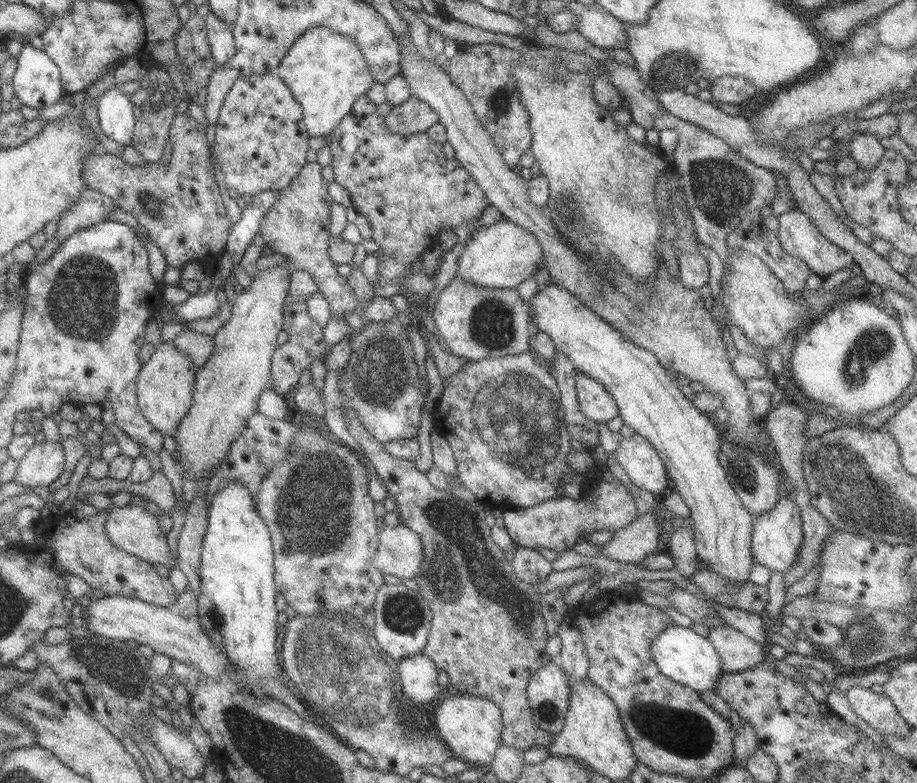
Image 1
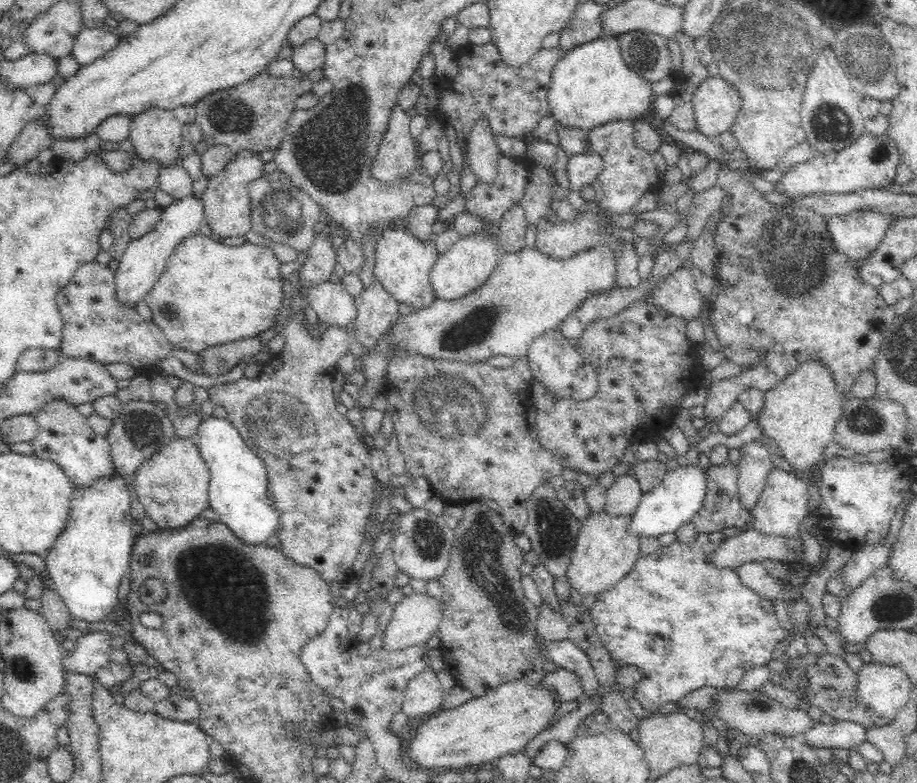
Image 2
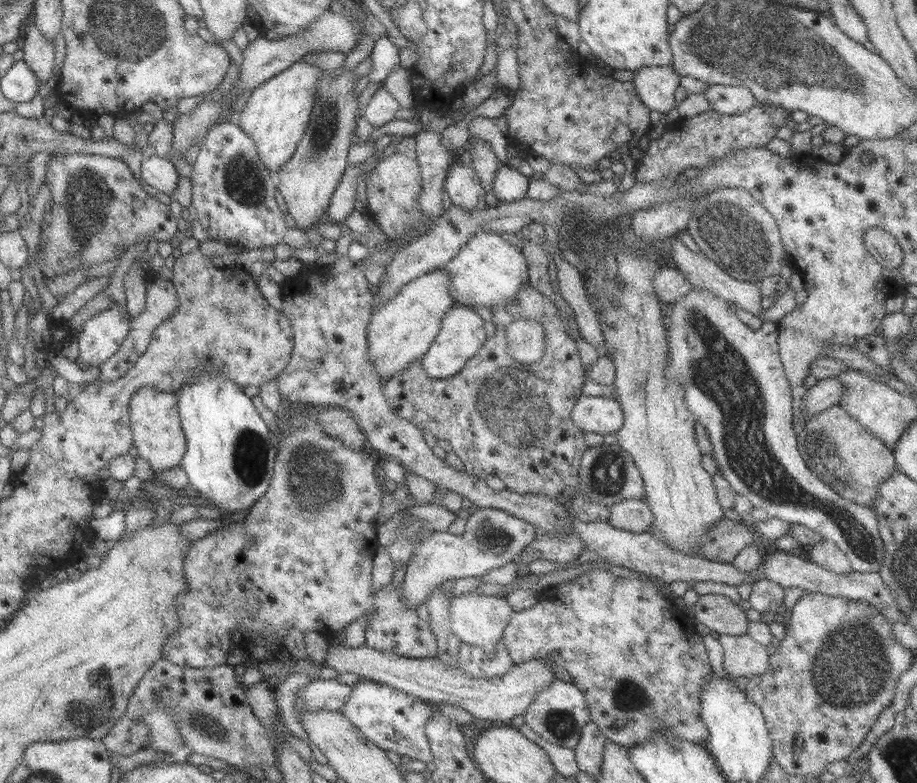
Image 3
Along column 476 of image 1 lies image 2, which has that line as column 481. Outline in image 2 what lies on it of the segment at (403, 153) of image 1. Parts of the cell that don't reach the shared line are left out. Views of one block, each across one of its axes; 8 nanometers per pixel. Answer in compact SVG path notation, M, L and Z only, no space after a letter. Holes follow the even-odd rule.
M501 155L498 158L498 176L496 176L496 180L492 184L477 182L464 197L461 208L467 210L470 214L478 215L481 220L487 220L497 229L505 212L521 201L531 162L529 158L510 159L505 155Z

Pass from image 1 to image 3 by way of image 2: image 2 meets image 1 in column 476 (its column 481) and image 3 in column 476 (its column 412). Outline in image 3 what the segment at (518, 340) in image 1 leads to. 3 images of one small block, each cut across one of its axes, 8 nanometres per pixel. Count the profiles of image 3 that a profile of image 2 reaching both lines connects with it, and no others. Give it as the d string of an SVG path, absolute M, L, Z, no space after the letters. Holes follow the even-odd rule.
M454 304L444 315L442 328L430 345L429 352L422 360L424 370L428 376L435 379L443 379L458 374L462 367L471 359L487 341L489 336L484 329L484 319L480 317L474 308L465 305Z

